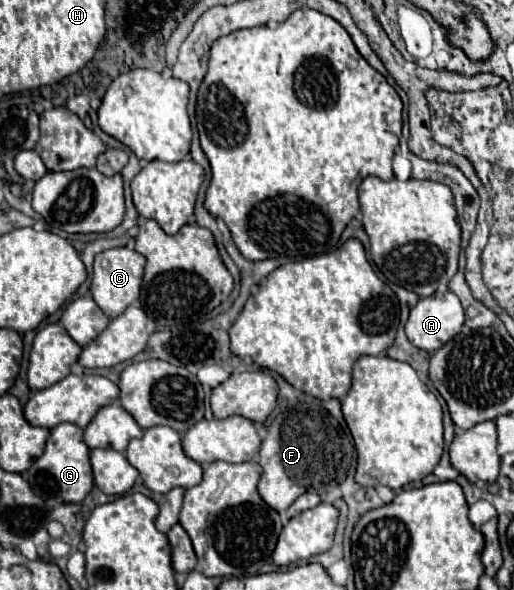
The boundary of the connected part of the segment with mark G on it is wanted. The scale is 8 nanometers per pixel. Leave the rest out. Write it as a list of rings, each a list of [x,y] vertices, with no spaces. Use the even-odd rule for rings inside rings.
[[[60,423],[50,431],[50,439],[46,441],[44,455],[34,461],[34,465],[24,471],[26,481],[42,499],[62,497],[64,503],[80,503],[94,487],[92,467],[90,467],[90,449],[84,443],[84,429],[74,423]]]

